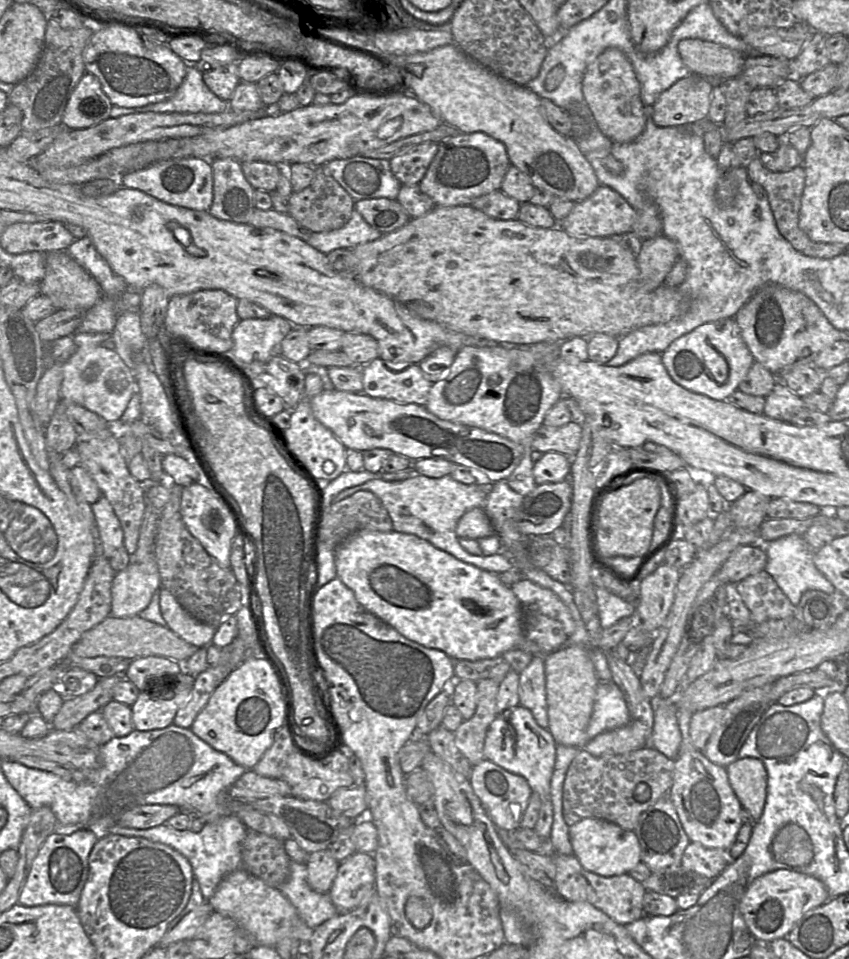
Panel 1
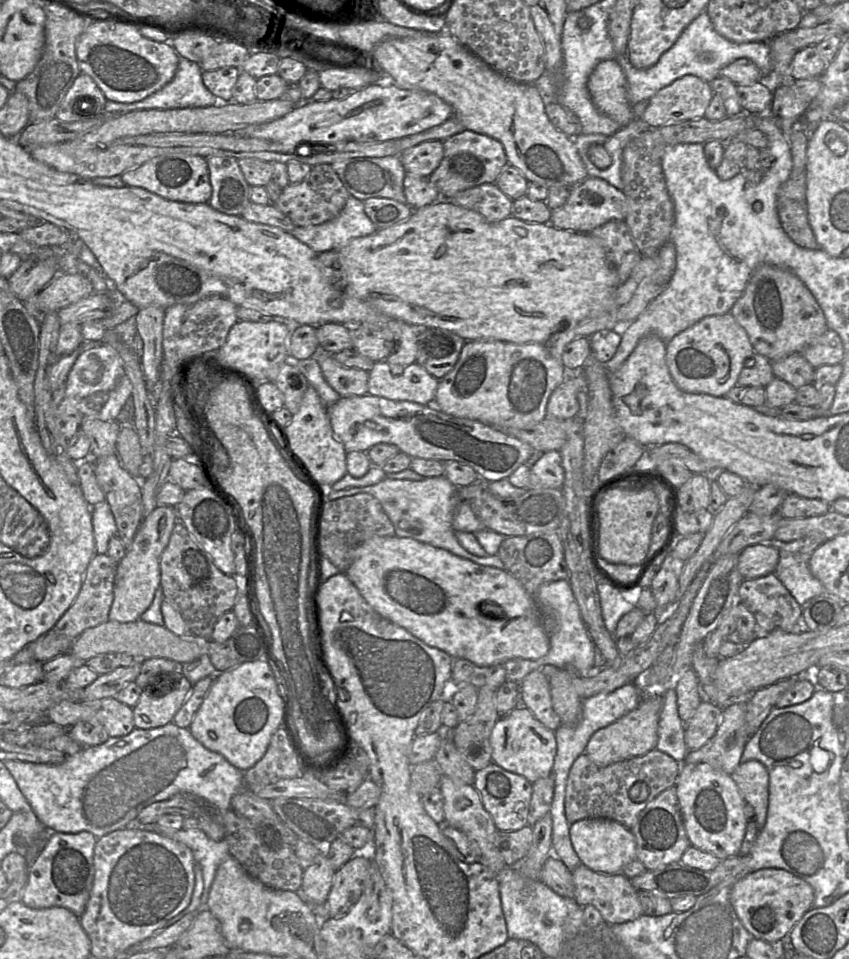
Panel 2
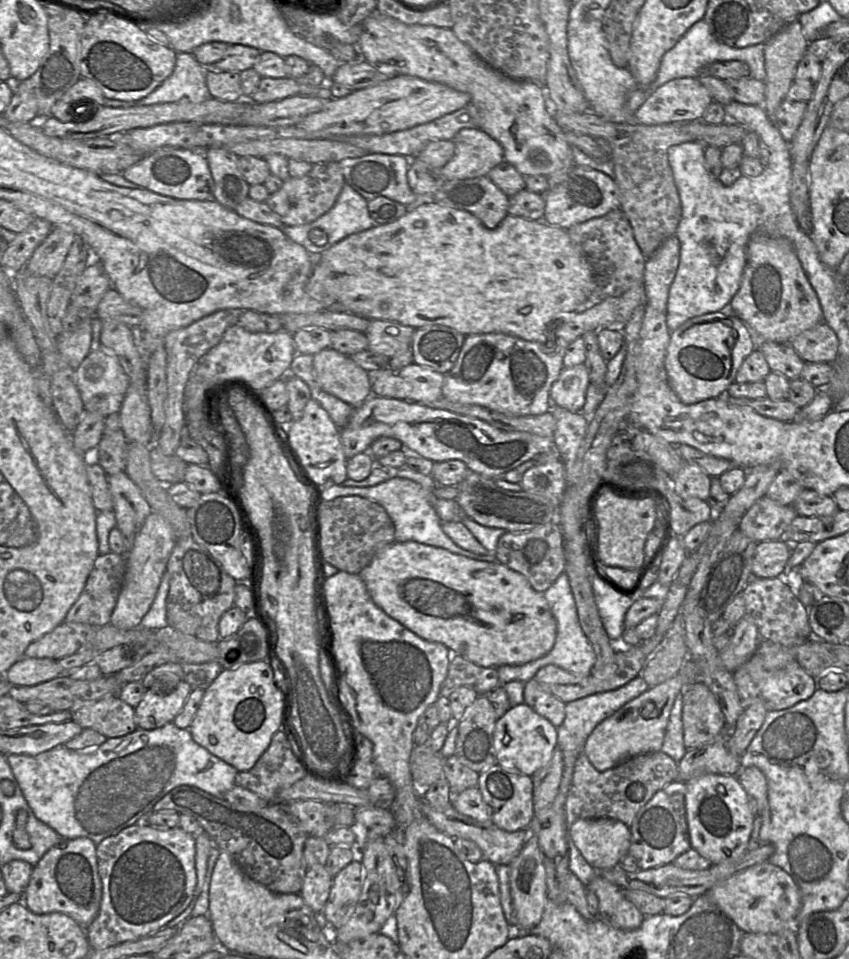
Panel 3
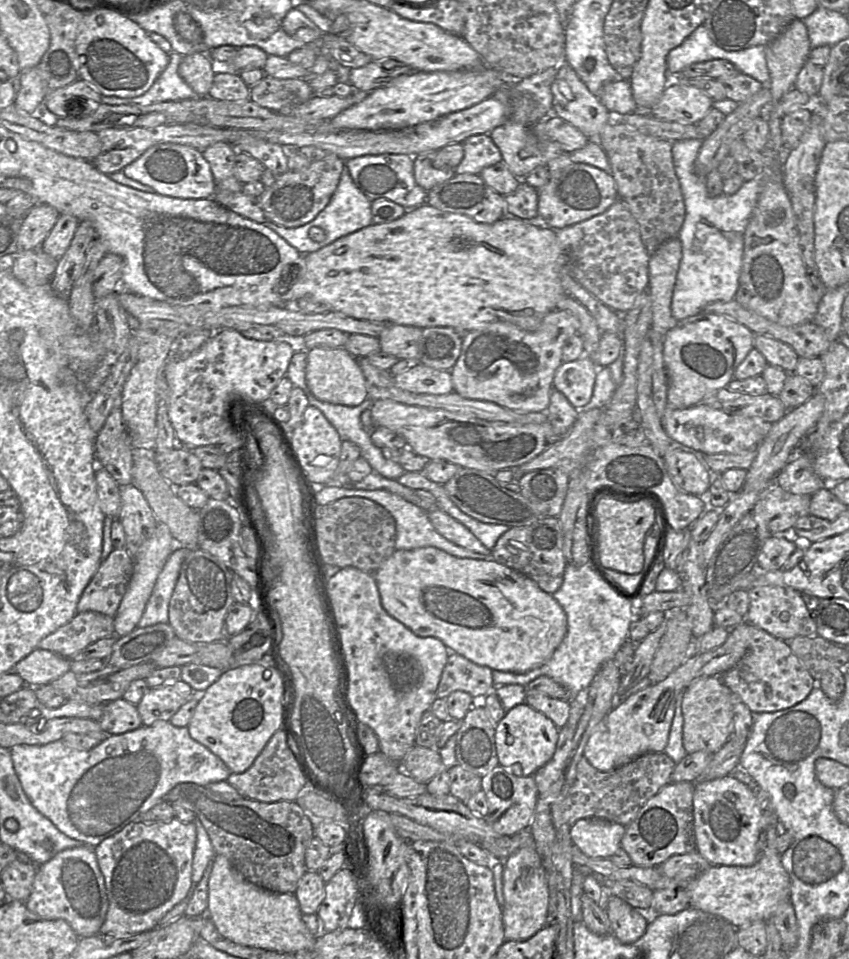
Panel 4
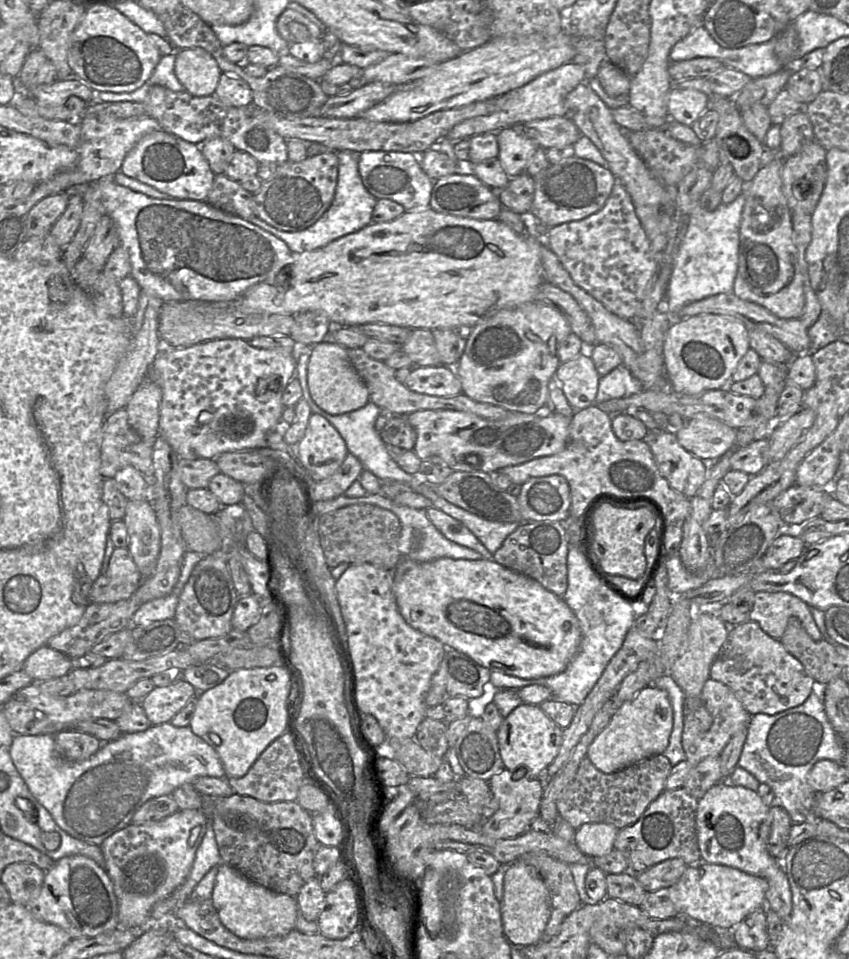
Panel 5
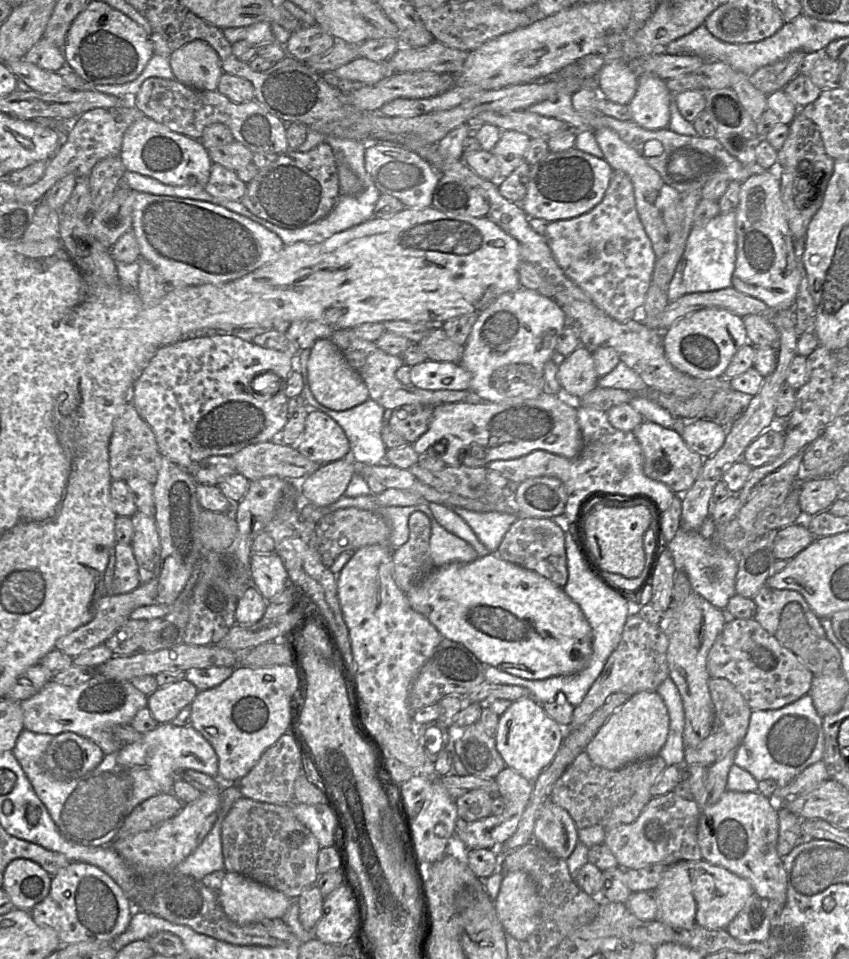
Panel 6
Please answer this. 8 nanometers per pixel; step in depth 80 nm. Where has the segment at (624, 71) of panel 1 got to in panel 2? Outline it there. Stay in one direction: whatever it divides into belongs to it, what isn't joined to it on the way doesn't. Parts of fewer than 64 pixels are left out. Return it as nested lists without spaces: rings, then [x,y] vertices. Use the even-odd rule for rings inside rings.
[[[616,59],[599,62],[589,77],[587,87],[598,110],[615,122],[626,126],[634,119],[627,97],[626,78]]]

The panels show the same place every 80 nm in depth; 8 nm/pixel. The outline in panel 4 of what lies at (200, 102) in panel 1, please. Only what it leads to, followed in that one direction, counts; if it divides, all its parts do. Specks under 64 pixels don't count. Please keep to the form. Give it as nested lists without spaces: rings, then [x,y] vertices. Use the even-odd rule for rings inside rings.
[[[175,51],[169,53],[169,63],[159,75],[151,88],[141,96],[133,98],[119,98],[102,96],[101,103],[108,105],[141,104],[151,105],[159,102],[194,99],[198,96],[180,77],[179,64],[183,56]]]

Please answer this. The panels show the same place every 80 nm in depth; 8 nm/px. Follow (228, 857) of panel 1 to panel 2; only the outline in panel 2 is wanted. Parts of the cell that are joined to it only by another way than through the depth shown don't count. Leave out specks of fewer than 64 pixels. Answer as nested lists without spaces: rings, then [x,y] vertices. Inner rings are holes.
[[[156,822],[147,825],[133,823],[133,825],[130,826],[161,834],[181,842],[191,849],[193,858],[201,867],[203,876],[200,910],[206,909],[209,890],[214,880],[216,870],[219,865],[230,856],[227,842],[224,839],[214,841],[200,829],[173,830],[170,828],[162,828],[156,825]]]

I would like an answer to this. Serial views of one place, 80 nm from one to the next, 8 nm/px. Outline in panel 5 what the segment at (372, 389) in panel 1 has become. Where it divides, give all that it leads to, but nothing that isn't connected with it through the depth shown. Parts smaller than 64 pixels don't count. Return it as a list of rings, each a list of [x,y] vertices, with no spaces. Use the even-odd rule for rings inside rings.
[[[413,366],[405,380],[411,391],[435,396],[453,396],[462,392],[460,378],[453,366]]]

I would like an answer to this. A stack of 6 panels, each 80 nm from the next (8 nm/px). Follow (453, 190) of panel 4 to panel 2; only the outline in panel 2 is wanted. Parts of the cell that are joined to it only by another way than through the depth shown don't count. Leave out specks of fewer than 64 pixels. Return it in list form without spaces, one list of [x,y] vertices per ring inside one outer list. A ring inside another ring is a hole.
[[[484,183],[458,192],[451,202],[478,212],[491,223],[497,223],[512,215],[513,200],[495,183]]]

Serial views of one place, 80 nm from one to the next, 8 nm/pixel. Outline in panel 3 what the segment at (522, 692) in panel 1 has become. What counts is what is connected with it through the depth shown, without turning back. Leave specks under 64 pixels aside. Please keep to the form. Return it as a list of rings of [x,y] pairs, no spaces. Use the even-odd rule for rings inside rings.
[[[534,678],[524,684],[524,703],[557,728],[565,719],[566,704],[543,689]]]

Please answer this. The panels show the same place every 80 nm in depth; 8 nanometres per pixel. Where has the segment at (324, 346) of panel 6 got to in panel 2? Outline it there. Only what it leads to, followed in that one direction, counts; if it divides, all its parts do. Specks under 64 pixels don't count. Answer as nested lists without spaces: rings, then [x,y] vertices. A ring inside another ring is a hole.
[[[319,353],[317,357],[325,380],[341,397],[368,393],[369,371],[345,367],[330,354]]]

